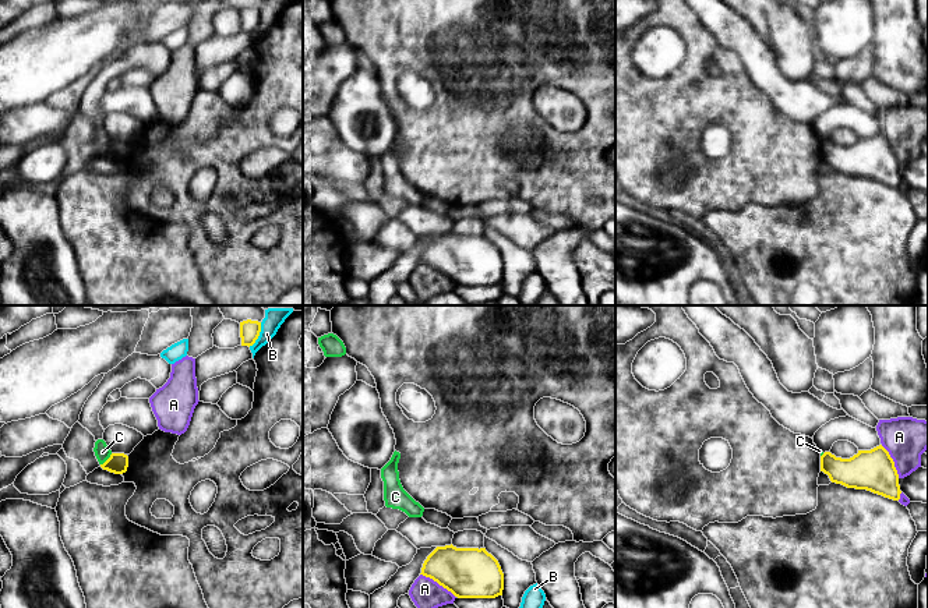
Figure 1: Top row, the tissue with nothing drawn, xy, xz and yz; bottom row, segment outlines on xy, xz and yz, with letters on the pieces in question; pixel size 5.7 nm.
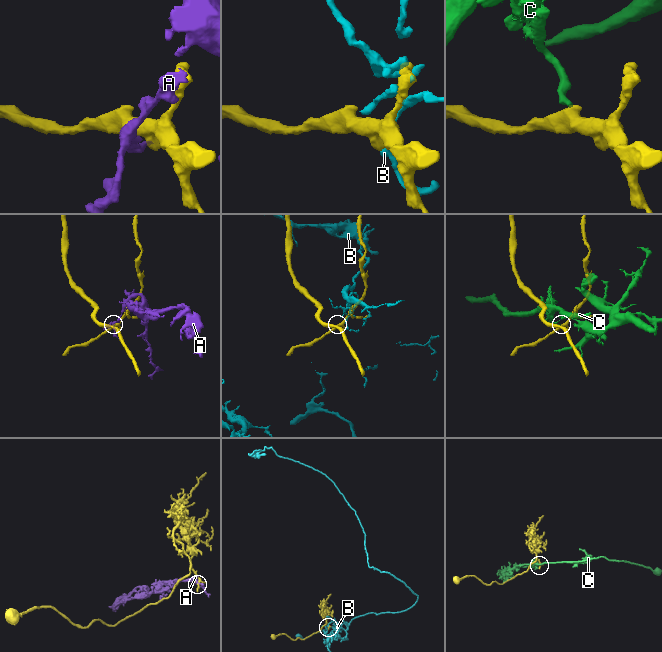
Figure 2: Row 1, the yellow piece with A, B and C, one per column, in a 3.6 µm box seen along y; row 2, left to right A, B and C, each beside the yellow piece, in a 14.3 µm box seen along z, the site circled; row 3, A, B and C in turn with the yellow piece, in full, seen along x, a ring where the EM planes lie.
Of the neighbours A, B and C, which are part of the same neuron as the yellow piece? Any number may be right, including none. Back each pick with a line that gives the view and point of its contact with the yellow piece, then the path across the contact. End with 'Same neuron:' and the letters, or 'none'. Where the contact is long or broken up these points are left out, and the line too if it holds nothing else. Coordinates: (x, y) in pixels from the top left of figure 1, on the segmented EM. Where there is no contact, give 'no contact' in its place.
Same neuron: none

